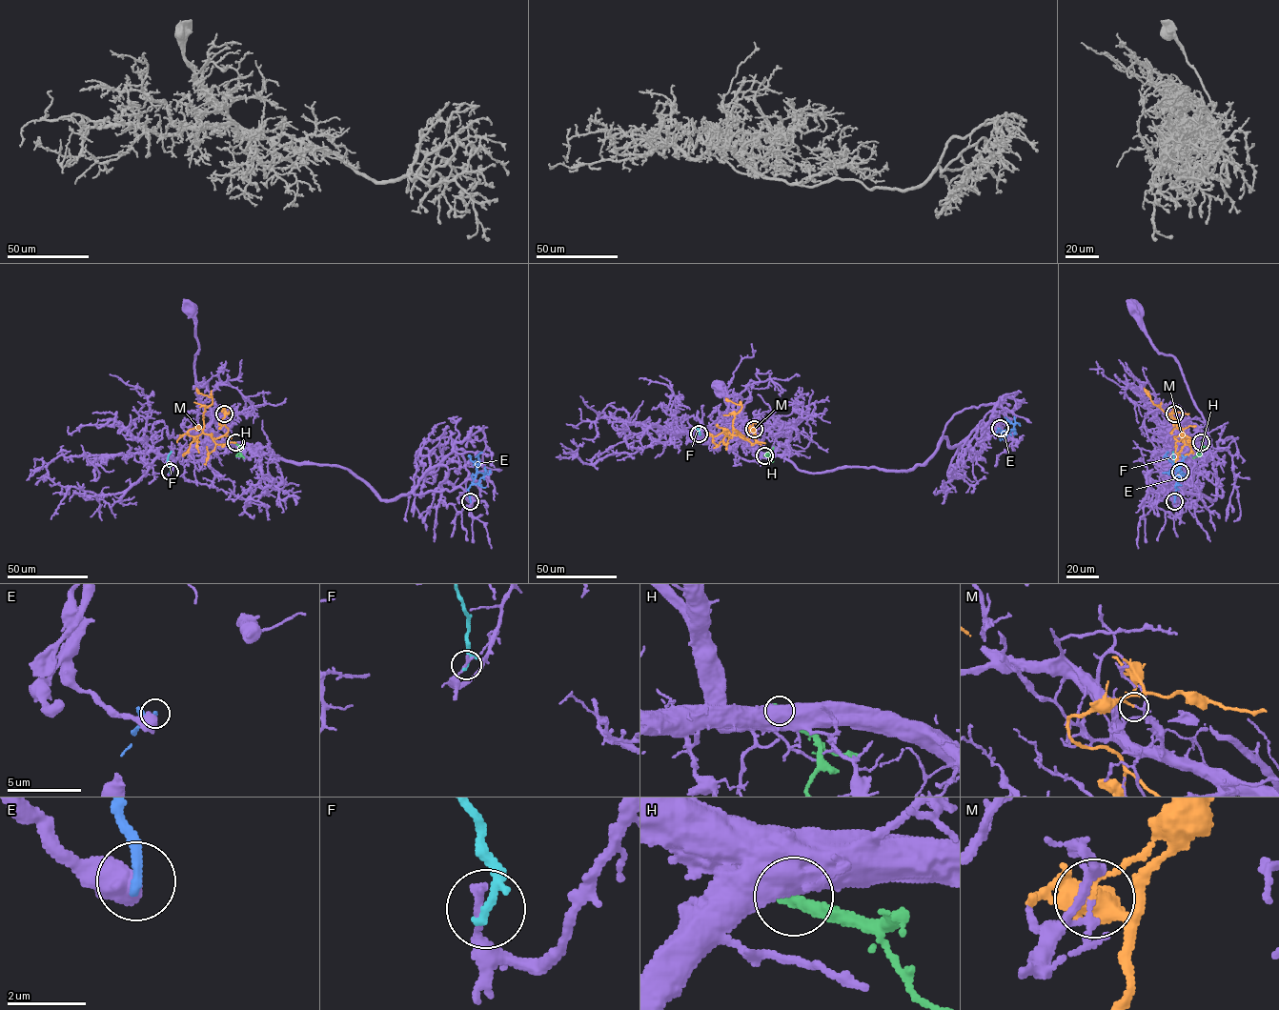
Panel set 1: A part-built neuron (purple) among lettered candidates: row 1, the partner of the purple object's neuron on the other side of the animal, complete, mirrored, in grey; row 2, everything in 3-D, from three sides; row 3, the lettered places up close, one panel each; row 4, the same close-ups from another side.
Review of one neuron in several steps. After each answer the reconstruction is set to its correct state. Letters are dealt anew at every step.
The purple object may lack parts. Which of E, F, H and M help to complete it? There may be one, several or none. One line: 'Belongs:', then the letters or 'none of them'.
Belongs: none of them

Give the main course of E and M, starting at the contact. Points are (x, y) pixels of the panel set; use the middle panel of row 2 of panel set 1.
E: (1000, 429), (997, 431), (1005, 435), (1007, 419), (1011, 421)
M: (754, 429), (754, 421), (751, 430), (758, 437), (744, 439), (731, 434), (734, 414), (741, 405), (725, 397)

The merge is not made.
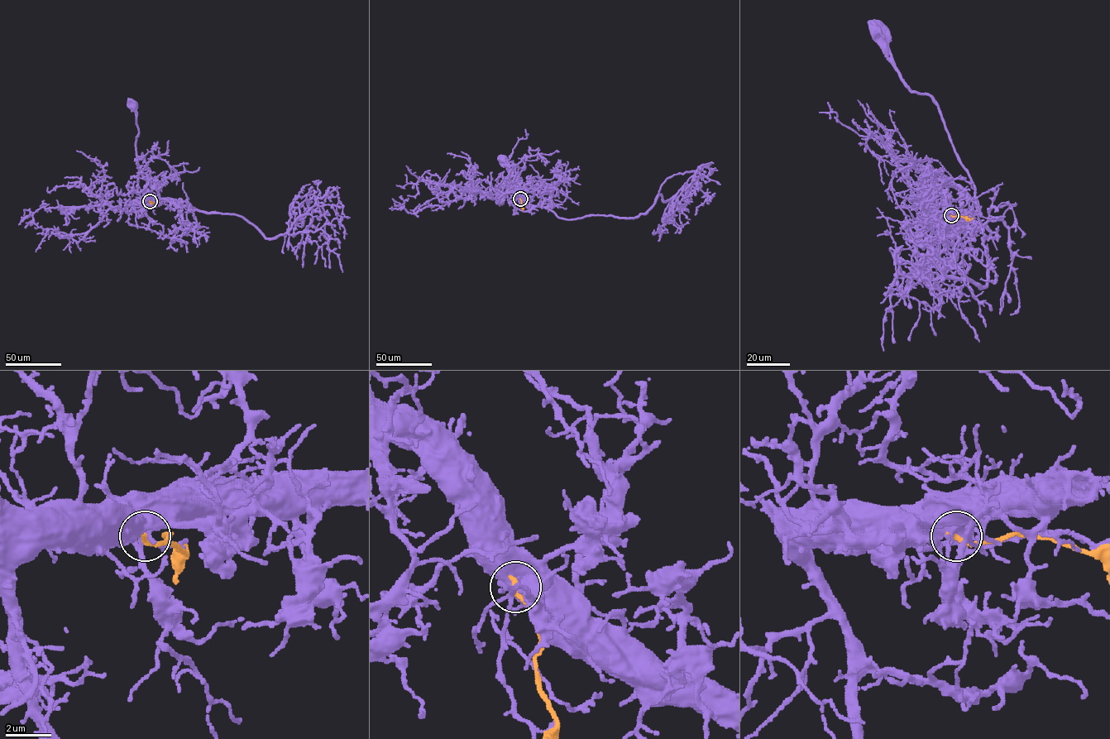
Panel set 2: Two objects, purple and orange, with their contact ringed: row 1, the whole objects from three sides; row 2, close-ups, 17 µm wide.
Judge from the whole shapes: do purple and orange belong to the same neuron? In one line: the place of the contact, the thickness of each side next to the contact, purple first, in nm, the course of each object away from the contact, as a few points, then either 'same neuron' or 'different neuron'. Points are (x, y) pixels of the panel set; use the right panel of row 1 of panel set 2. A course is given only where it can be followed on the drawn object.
(951, 215) | 440/260 nm | purple via (951, 215), (977, 209), (975, 185), (955, 152), (938, 104), (907, 85), (885, 33), (877, 26) | orange via (951, 215), (969, 219), (973, 218) | different neuron

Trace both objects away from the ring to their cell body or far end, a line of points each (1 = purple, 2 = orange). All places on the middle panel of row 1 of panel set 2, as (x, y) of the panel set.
1: (520, 199), (532, 206), (529, 212), (518, 208), (508, 199), (506, 186), (509, 173), (503, 160)
2: (520, 199), (522, 210)

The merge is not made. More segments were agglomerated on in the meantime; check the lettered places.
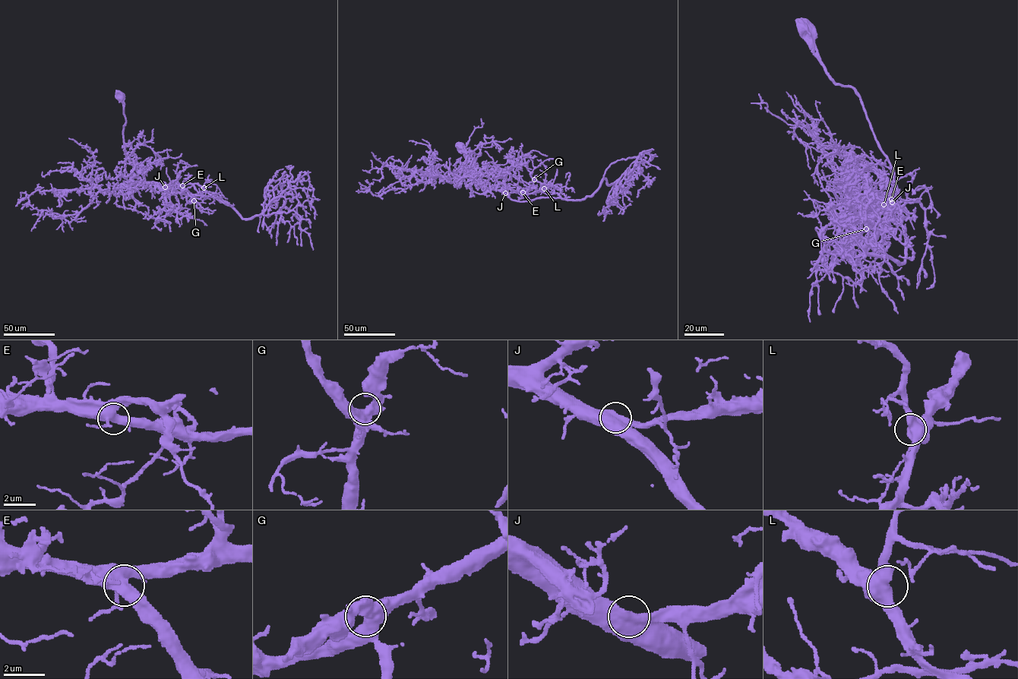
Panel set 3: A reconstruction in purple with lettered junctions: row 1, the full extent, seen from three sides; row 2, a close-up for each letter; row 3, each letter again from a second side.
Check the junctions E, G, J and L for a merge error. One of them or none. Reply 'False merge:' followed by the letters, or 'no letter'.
False merge: no letter

